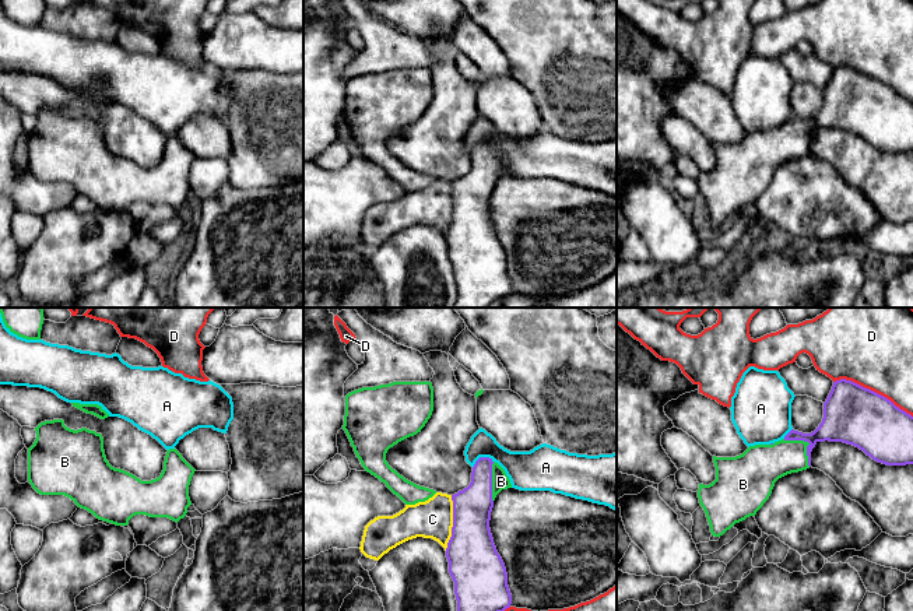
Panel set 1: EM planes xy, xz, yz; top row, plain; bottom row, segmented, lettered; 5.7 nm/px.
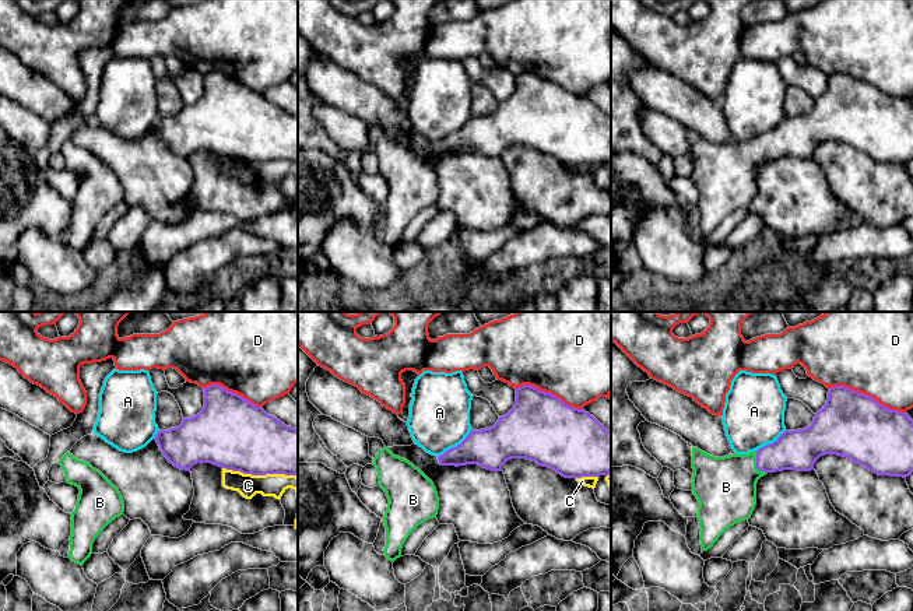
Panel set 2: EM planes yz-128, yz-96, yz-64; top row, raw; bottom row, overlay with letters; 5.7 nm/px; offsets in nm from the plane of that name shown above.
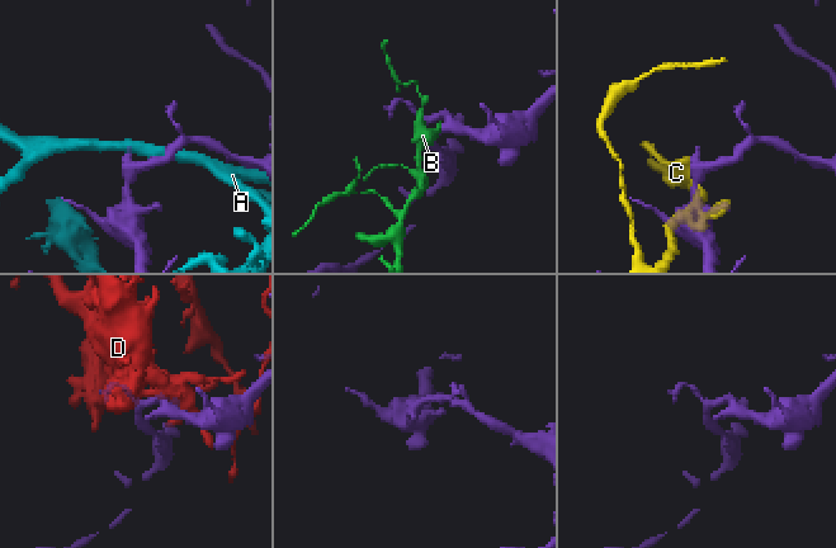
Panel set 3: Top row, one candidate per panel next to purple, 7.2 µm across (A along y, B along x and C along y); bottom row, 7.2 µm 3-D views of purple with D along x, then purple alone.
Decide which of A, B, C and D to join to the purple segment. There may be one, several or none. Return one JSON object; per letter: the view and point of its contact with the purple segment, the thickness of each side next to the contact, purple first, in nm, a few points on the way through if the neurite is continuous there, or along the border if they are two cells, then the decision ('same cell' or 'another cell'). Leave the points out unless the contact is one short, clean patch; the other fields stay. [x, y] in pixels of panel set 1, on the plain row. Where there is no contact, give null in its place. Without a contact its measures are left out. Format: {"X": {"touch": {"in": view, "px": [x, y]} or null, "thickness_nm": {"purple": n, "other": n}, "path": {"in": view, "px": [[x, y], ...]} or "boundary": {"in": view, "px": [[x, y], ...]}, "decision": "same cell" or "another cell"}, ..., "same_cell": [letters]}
{"A": {"touch": {"in": "xz", "px": [481, 144]}, "thickness_nm": {"purple": 180, "other": 200}, "decision": "another cell"}, "B": {"touch": {"in": "yz", "px": [807, 127]}, "thickness_nm": {"purple": 260, "other": 200}, "decision": "same cell"}, "C": {"touch": {"in": "xz", "px": [453, 210]}, "thickness_nm": {"purple": 280, "other": 220}, "decision": "another cell"}, "D": {"touch": {"in": "yz", "px": [871, 77]}, "thickness_nm": {"purple": 340, "other": 440}, "decision": "another cell"}, "same_cell": ["B"]}

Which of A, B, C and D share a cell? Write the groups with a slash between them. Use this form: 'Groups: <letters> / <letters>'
Groups: A / B / C / D

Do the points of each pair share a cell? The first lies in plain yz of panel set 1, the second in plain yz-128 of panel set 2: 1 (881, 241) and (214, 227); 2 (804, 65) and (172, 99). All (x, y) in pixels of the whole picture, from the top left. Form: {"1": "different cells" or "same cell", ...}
{"1": "different cells", "2": "different cells"}

